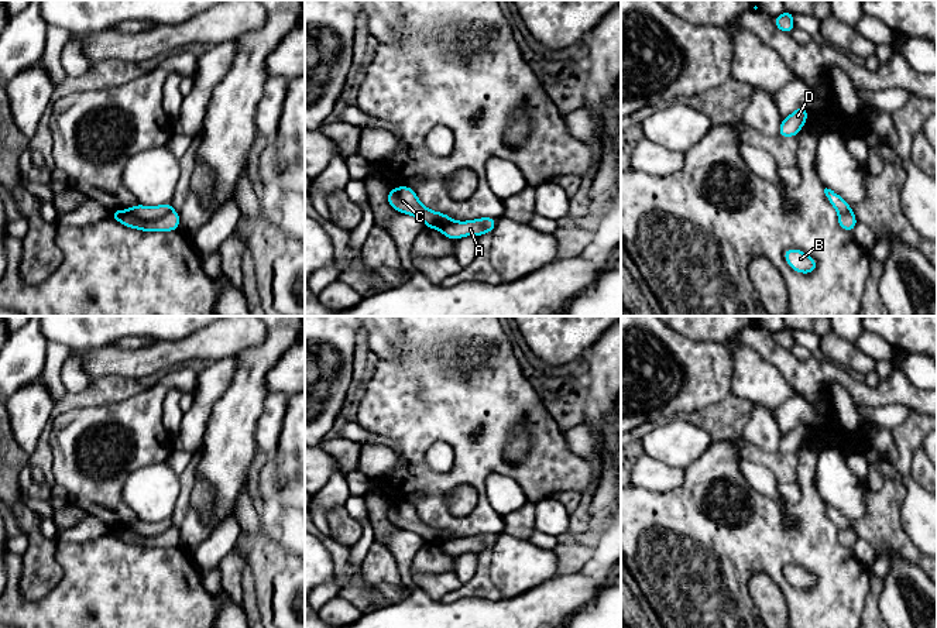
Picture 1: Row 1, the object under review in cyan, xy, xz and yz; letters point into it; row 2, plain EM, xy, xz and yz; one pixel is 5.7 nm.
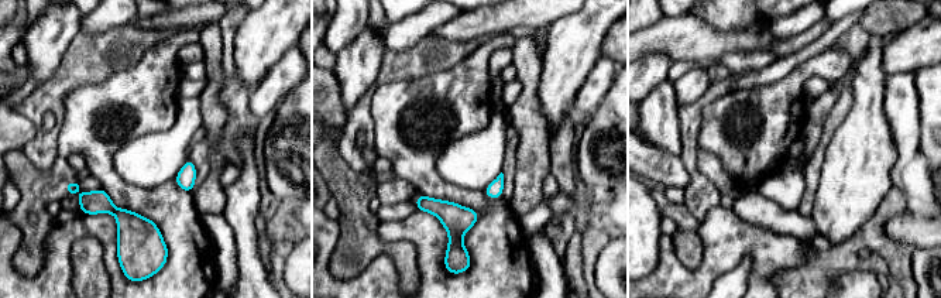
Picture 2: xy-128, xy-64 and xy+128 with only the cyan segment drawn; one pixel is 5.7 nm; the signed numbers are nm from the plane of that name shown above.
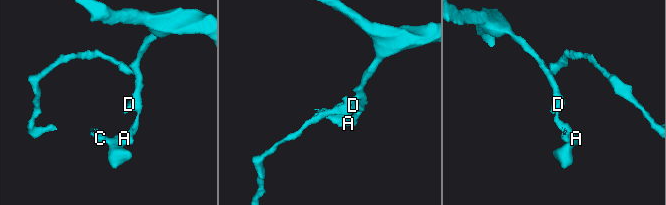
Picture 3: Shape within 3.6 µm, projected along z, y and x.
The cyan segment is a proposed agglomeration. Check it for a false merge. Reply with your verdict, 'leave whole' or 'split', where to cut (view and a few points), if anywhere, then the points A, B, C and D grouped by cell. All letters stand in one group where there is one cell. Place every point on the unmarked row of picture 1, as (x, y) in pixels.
split; cut xy (171, 525), (155, 535), (138, 535), (124, 527); groups A D / B C

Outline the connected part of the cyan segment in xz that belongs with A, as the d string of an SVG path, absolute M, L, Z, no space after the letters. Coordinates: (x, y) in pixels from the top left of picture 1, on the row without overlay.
M483 535L467 536L467 538L456 538L443 543L440 548L445 553L456 556L464 552L476 552L480 553L484 549Z

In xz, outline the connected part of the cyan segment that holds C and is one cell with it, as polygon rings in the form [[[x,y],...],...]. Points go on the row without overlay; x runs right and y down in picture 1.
[[[411,502],[388,505],[387,519],[399,529],[421,535],[428,545],[442,546],[443,543],[456,539],[456,536],[447,531],[425,524]]]

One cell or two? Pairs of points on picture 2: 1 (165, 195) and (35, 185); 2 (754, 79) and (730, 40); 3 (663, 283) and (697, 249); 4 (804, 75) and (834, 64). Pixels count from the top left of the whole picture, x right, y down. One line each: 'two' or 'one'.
1: two
2: two
3: two
4: one

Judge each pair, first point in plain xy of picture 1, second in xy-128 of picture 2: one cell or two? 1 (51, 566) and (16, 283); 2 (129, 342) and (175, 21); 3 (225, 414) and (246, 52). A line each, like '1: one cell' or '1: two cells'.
1: two cells
2: two cells
3: one cell

